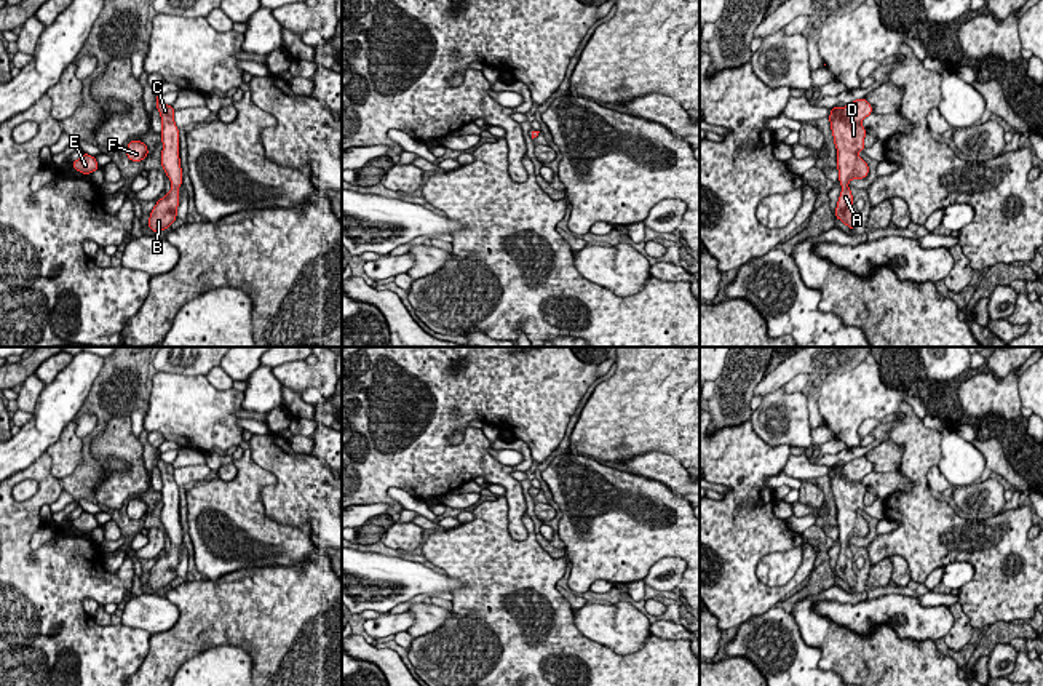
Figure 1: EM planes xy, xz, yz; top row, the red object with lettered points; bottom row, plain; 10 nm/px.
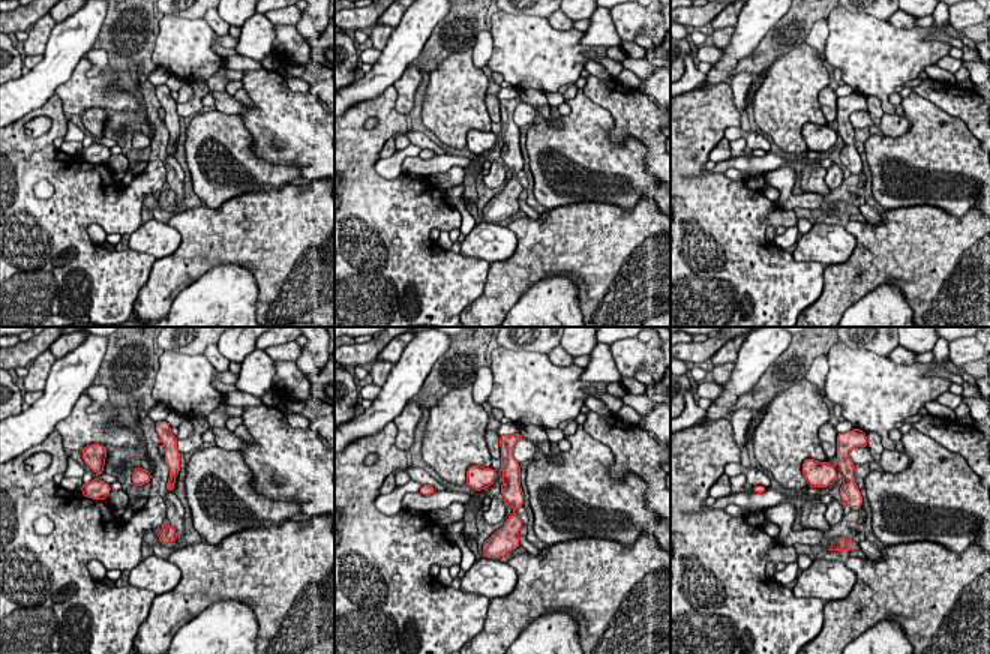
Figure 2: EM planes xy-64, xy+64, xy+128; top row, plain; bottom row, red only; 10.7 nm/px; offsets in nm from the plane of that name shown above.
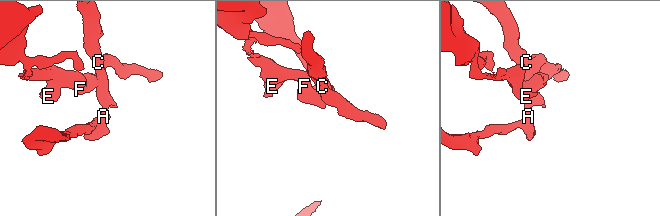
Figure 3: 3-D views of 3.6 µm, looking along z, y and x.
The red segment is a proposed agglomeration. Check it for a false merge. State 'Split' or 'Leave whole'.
Leave whole

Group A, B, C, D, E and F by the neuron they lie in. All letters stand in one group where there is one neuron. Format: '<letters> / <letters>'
A B C D E F

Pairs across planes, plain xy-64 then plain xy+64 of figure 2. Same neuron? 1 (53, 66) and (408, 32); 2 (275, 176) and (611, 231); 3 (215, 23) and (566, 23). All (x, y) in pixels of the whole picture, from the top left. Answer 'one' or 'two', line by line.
1: one
2: two
3: one

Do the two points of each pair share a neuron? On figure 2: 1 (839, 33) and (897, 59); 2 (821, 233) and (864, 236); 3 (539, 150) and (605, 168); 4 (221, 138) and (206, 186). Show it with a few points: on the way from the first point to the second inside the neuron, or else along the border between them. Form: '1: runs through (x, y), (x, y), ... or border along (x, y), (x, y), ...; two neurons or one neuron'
1: runs through (854, 39), (875, 57), (882, 57); one neuron
2: border along (843, 227), (854, 237), (854, 251), (831, 264); two neurons
3: runs through (555, 158), (588, 168); one neuron
4: runs through (212, 147), (204, 155), (210, 162), (212, 173); one neuron

